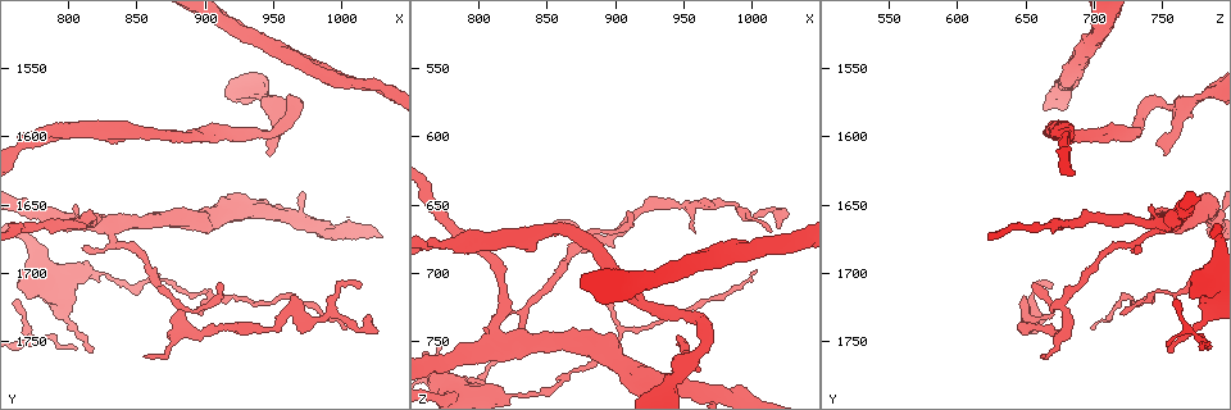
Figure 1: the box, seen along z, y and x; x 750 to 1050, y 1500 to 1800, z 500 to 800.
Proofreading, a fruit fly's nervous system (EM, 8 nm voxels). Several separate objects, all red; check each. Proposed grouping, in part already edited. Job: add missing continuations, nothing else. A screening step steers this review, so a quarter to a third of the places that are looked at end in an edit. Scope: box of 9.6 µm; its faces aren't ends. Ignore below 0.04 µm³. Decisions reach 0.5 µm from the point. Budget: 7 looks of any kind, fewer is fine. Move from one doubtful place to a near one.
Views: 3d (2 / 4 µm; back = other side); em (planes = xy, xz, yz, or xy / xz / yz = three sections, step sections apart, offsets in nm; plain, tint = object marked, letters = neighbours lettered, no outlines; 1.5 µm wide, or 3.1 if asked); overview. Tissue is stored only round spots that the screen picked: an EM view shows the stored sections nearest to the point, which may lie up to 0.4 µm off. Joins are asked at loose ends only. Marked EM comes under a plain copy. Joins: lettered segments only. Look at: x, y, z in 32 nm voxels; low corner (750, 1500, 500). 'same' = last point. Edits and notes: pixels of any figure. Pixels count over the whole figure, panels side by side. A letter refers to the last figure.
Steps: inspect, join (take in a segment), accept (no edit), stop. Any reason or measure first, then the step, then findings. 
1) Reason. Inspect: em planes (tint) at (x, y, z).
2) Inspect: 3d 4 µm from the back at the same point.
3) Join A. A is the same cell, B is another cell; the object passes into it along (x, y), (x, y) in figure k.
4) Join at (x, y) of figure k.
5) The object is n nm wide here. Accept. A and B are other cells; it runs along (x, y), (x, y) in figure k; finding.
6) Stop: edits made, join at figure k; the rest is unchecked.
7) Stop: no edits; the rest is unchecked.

An open end. Inspect: em planes (tint) at (966, 1718, 648).

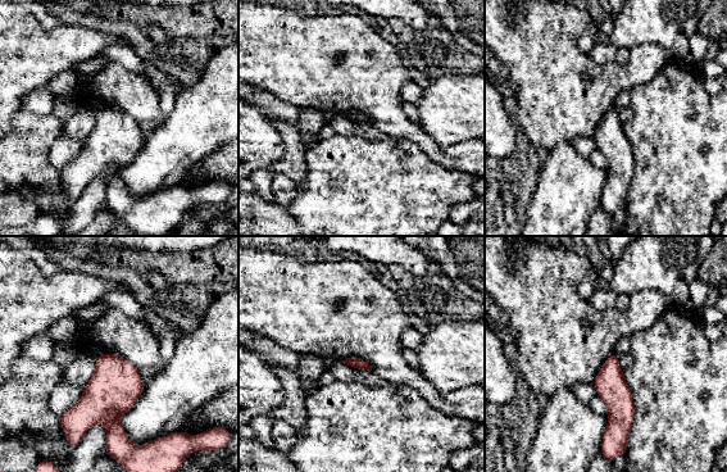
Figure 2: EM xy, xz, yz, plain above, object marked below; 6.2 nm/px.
Inspect: em planes (letters) at the same point.

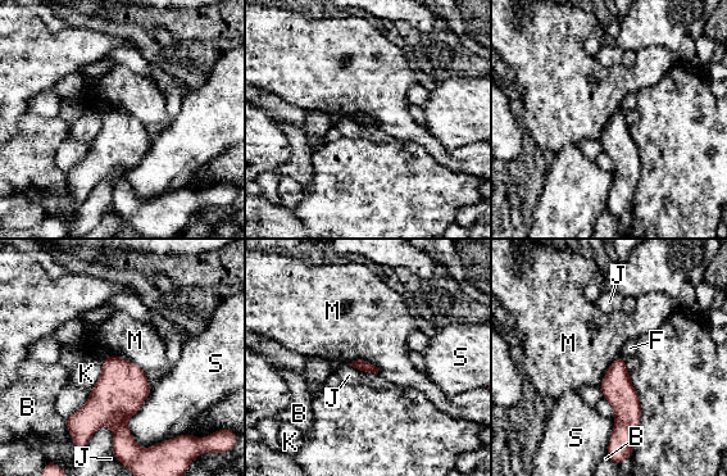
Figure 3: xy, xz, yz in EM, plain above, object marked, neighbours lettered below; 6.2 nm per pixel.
Accept. B, F, J, K, M and S are other cells; it runs along (621, 359), (621, 439) in figure 3; no lettered segment goes on from it.

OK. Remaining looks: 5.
An open end. Inspect: em planes (letters) at (946, 1612, 752).

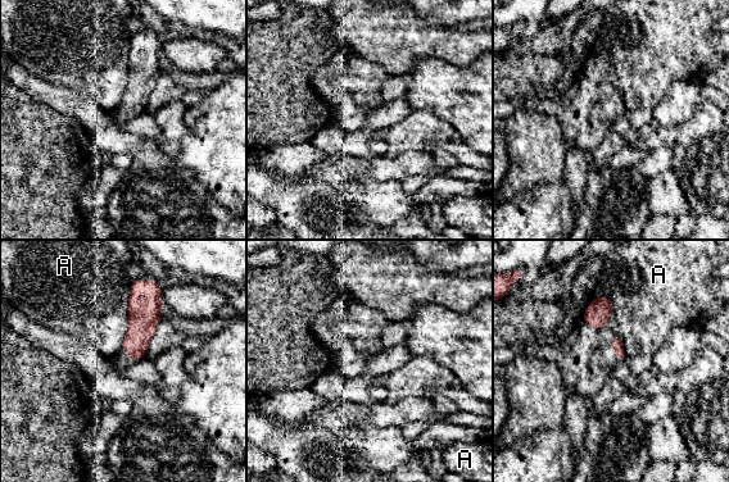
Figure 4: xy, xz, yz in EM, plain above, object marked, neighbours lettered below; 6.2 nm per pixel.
Accept. A is another cell; a border runs along (131, 282), (127, 335), (121, 349) in figure 4; no lettered segment goes on from it.

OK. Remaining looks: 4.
An open end. Inspect: 3d 2 µm at (818, 1754, 754).

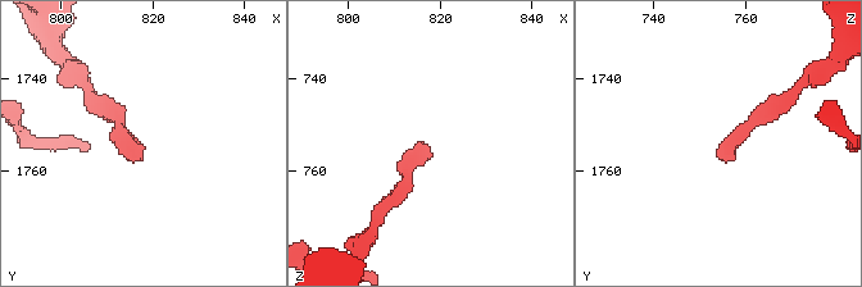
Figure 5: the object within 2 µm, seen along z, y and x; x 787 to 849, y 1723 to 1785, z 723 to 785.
Now the EM. Inspect: em yz step 8 (letters) at (819, 1755, 756).

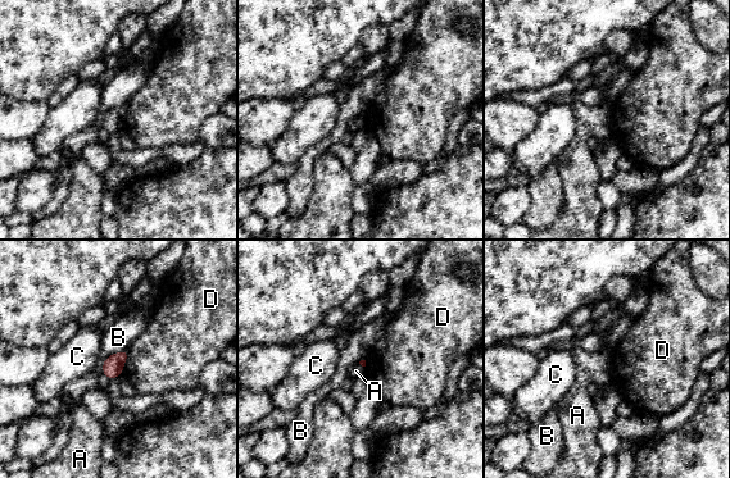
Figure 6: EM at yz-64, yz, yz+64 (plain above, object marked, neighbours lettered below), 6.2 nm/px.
Another direction. Inspect: em xy step 8 (letters) at the same point.

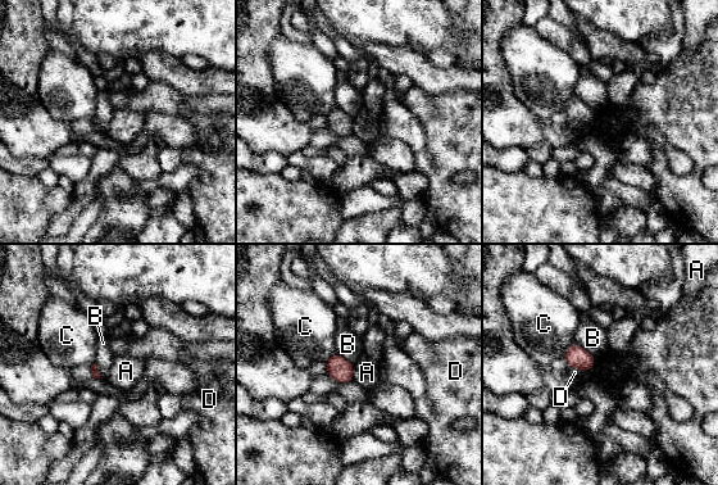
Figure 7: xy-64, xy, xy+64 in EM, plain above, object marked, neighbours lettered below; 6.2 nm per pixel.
The longest contact is with D, 160 nm. Accept. A, B, C and D are other cells; a border runs along (355, 366), (351, 380) in figure 7; none of them fits.

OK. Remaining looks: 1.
Stop: no edits; the rest is unchecked.

